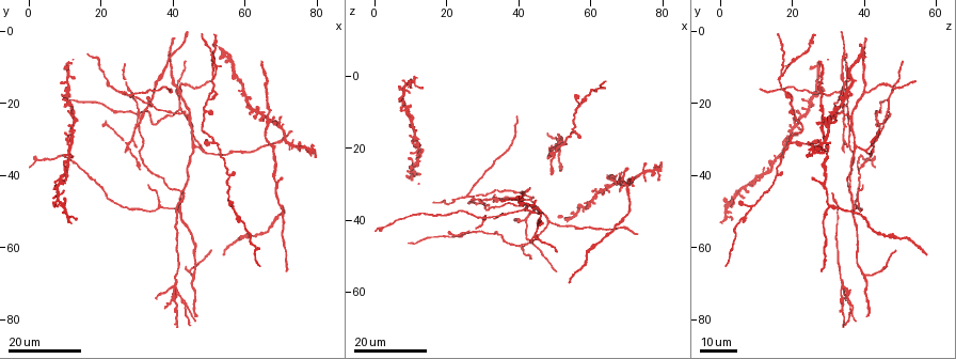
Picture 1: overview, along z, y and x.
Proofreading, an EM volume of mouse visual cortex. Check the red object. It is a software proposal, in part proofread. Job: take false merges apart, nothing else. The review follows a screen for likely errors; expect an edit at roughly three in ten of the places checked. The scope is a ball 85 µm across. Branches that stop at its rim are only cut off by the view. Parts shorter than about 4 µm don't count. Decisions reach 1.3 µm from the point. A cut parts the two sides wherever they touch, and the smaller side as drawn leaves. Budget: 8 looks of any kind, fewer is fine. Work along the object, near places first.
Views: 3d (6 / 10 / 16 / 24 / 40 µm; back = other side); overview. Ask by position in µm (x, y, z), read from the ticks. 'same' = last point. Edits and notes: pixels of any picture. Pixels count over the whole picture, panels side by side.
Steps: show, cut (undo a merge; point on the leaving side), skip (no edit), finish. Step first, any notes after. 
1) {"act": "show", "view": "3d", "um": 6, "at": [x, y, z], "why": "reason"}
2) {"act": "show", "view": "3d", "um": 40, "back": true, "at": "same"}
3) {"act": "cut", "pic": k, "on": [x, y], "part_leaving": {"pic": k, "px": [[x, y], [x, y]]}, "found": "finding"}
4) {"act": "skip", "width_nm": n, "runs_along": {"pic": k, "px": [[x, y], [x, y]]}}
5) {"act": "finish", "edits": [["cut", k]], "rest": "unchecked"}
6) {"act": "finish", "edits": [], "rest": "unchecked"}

{"act": "show", "view": "3d", "um": 16, "at": [26.0, 17.0, 33.0], "why": "branch point"}

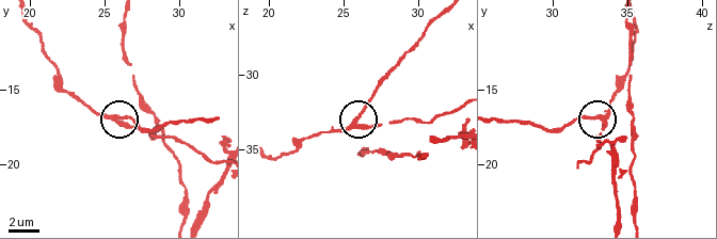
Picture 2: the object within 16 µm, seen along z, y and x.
{"act": "show", "view": "3d", "um": 6, "at": [25.8, 17.0, 33.2], "why": "closer look"}

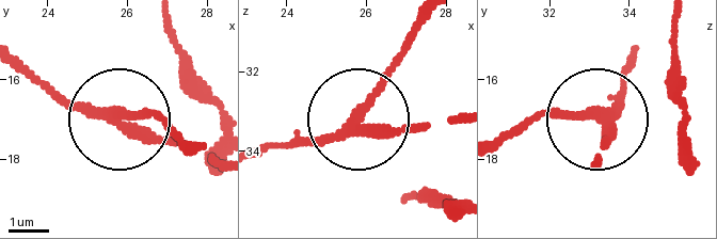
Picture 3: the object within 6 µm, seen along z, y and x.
{"act": "cut", "pic": 3, "on": [144, 107], "side_arm_um": 30, "arms": 3, "found": "a second neuron is stuck on"}

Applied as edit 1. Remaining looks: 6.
{"act": "show", "view": "overview"}

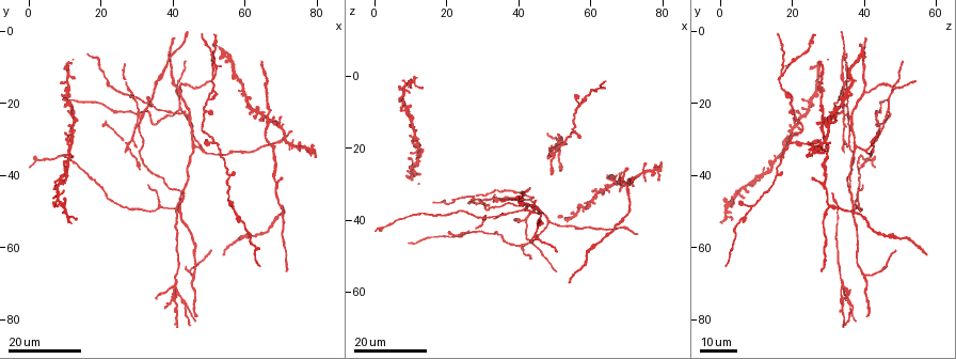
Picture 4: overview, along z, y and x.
{"act": "show", "view": "3d", "um": 16, "at": [42.0, 17.0, 40.5], "why": "side arm on a straight run"}

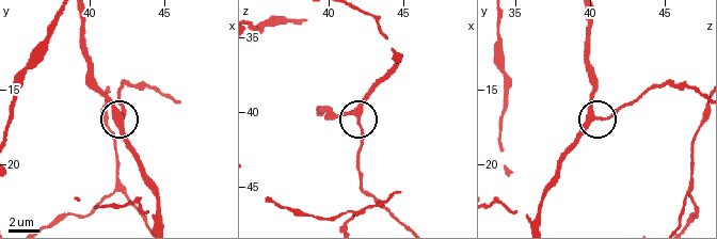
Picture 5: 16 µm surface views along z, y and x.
{"act": "show", "view": "3d", "um": 6, "at": [42.0, 16.8, 40.4]}

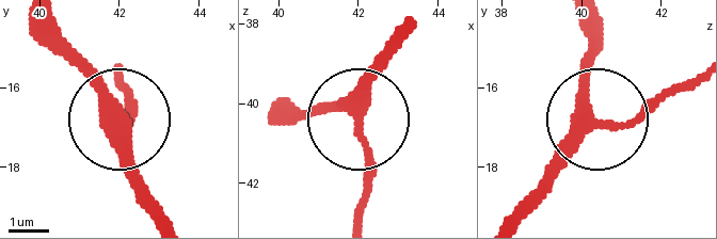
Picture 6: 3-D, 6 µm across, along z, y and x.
{"act": "skip", "width_nm": 310, "found": "continuous, no second neuron"}

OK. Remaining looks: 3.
{"act": "show", "view": "3d", "um": 24, "at": [66.0, 25.5, 29.0], "why": "small branch off a trunk"}

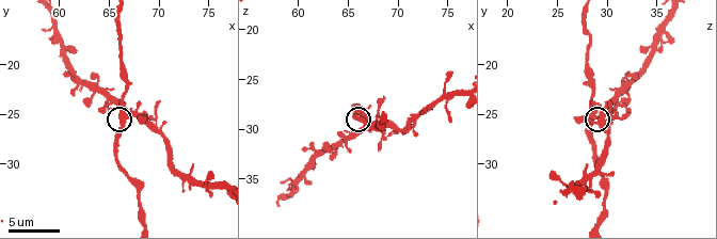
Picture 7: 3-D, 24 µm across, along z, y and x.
{"act": "show", "view": "3d", "um": 6, "at": [66.2, 24.6, 28.6], "why": "zoom in"}

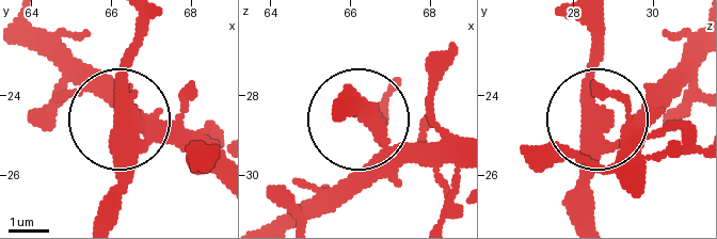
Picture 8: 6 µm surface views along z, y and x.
{"act": "cut", "pic": 8, "on": [131, 64], "side_arm_um": 18, "arms": 3, "found": "a second neuron is stuck on"}

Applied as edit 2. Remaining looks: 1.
{"act": "finish", "edits": [["cut", 3], ["cut", 8]], "rest": "unchecked"}

